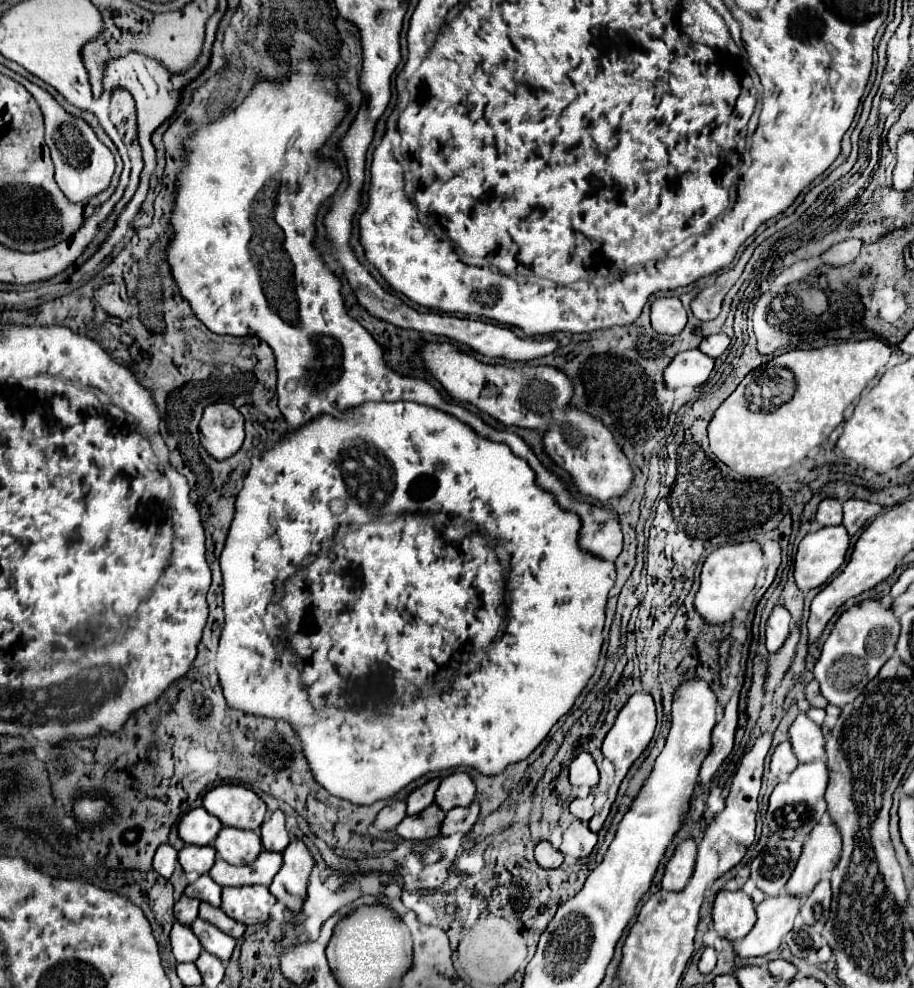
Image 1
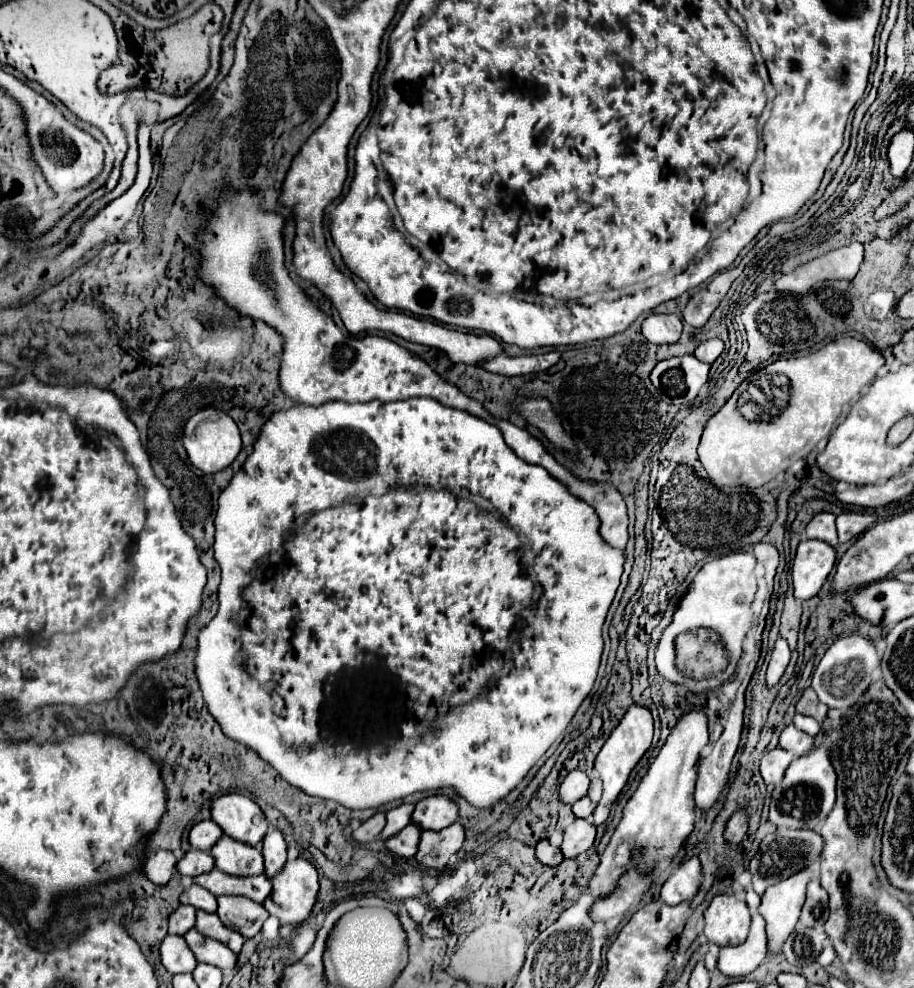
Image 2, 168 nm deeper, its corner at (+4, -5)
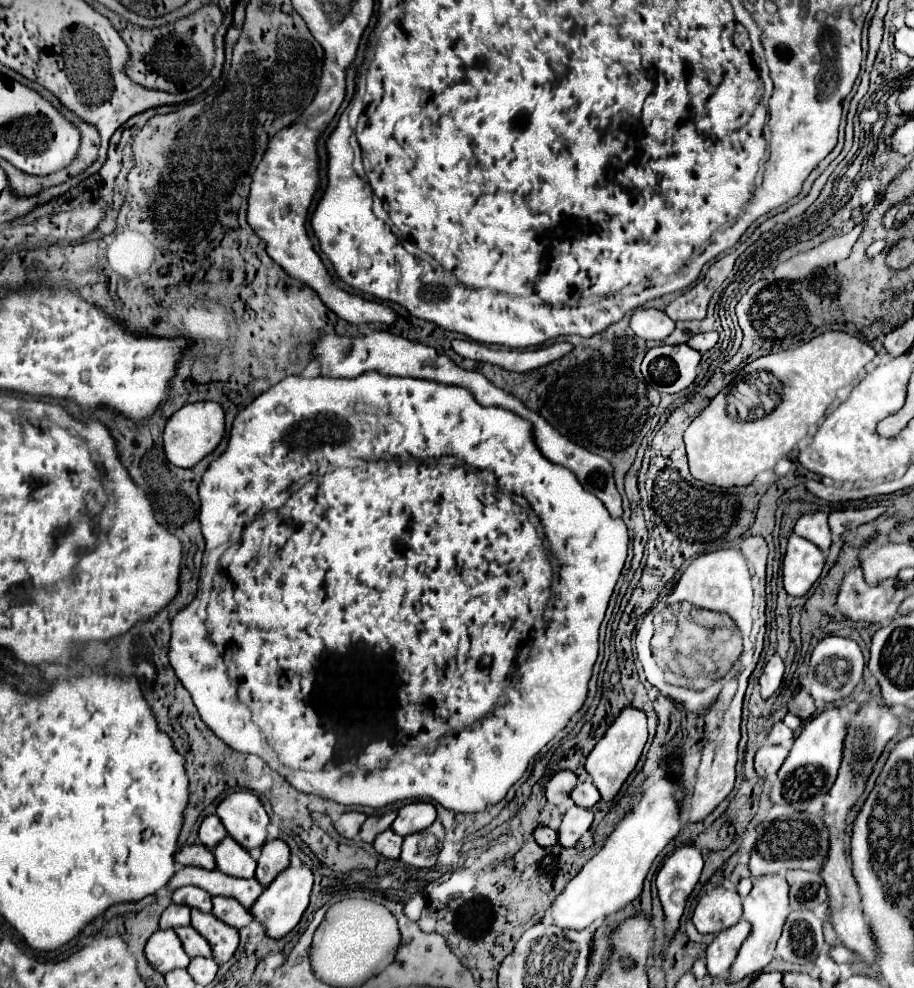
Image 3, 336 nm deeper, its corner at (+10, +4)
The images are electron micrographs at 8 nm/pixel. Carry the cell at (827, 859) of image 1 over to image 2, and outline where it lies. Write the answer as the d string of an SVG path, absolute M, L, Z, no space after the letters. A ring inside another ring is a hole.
M803 869L763 893L759 915L767 921L767 959L777 955L785 943L785 937L791 935L799 919L801 905L805 903L805 887L809 879L811 869Z

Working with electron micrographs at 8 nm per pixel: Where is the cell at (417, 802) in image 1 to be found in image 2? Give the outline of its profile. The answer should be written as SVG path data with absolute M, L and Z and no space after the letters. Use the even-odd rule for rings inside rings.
M405 803L405 805L399 805L399 807L391 809L391 811L387 811L387 813L385 813L387 825L385 825L385 829L381 831L381 839L385 841L385 839L393 837L397 831L401 831L403 827L407 827L411 813L413 813L413 805L407 805L407 803Z

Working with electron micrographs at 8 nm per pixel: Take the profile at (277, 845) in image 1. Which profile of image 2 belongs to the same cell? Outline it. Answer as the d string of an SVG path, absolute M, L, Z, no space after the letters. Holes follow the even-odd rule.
M269 829L263 839L263 857L265 857L265 875L273 879L287 861L287 845L277 829Z

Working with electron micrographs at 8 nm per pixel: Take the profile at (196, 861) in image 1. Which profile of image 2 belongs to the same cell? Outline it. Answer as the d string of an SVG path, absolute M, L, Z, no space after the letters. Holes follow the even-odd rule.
M191 849L185 853L185 857L177 863L177 871L181 875L189 875L189 877L195 877L195 875L201 875L201 873L209 873L213 869L215 861L209 853L205 851L197 851L197 849Z

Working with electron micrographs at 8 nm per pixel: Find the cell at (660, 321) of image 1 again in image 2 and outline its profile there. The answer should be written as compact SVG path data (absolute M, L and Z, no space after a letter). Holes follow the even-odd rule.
M649 315L641 325L643 337L651 343L677 343L681 337L681 319L677 315Z

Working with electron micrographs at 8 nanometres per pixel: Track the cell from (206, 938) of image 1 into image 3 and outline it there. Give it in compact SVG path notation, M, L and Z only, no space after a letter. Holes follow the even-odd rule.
M183 926L183 928L175 928L185 952L195 958L195 956L205 956L211 958L211 946L207 944L207 940L203 940L203 936L193 928L193 926Z

